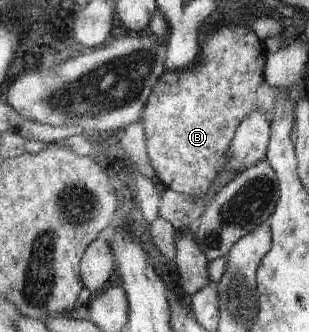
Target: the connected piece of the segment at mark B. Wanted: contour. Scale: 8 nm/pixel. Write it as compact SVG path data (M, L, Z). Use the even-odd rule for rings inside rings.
M221 26L215 32L209 32L199 43L199 66L166 72L159 78L142 116L151 164L167 189L191 198L201 198L217 175L217 170L227 162L229 142L235 137L240 122L249 116L251 110L259 110L269 116L273 114L278 90L267 84L262 75L268 47L248 27Z

